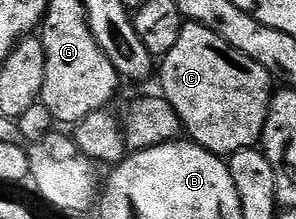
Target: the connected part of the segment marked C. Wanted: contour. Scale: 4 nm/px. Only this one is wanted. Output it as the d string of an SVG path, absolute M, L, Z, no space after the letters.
M185 22L178 41L158 67L163 98L178 113L191 142L221 157L256 147L264 134L268 106L274 94L272 75L258 61L238 53L218 33Z

